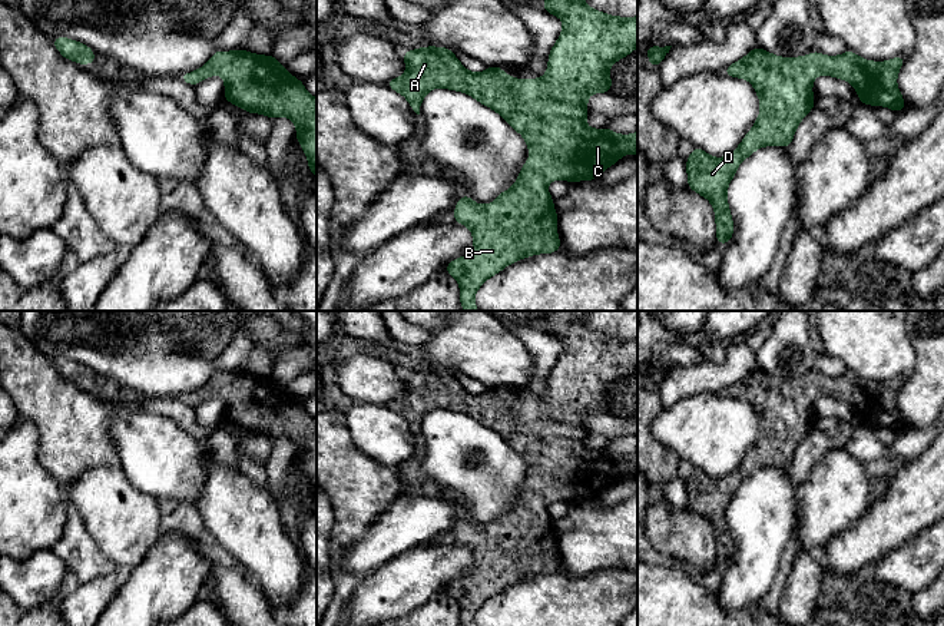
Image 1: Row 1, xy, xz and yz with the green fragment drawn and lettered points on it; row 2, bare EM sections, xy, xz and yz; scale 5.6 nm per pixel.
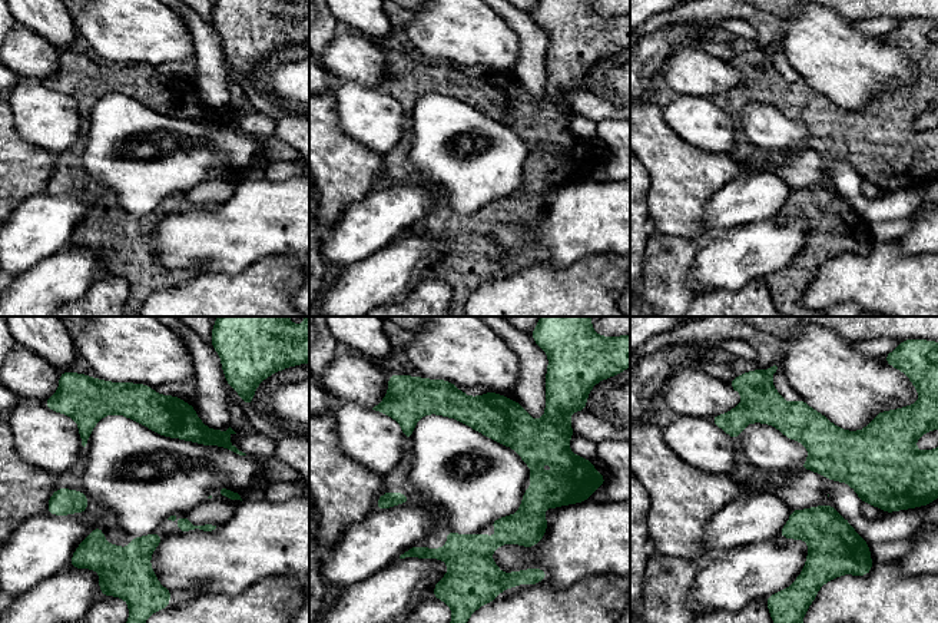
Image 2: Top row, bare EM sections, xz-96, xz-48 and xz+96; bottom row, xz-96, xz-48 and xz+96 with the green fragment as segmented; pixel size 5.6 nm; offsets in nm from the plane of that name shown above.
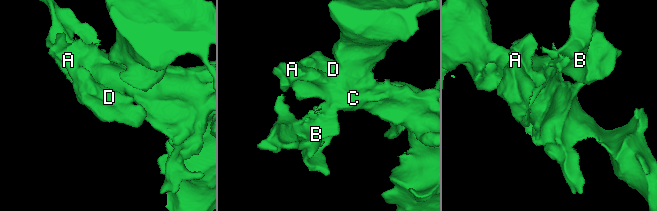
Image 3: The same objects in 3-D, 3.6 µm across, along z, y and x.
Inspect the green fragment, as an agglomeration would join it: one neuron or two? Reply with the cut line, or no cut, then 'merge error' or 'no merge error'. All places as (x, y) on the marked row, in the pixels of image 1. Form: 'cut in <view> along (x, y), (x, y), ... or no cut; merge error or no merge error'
no cut; no merge error

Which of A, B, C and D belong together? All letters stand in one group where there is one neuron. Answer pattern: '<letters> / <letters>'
A B C D

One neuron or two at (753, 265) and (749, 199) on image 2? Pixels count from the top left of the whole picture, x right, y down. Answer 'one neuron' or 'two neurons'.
one neuron

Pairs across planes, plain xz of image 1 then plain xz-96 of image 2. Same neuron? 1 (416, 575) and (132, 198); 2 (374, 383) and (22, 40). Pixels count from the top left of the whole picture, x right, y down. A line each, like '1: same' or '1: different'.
1: different
2: same

